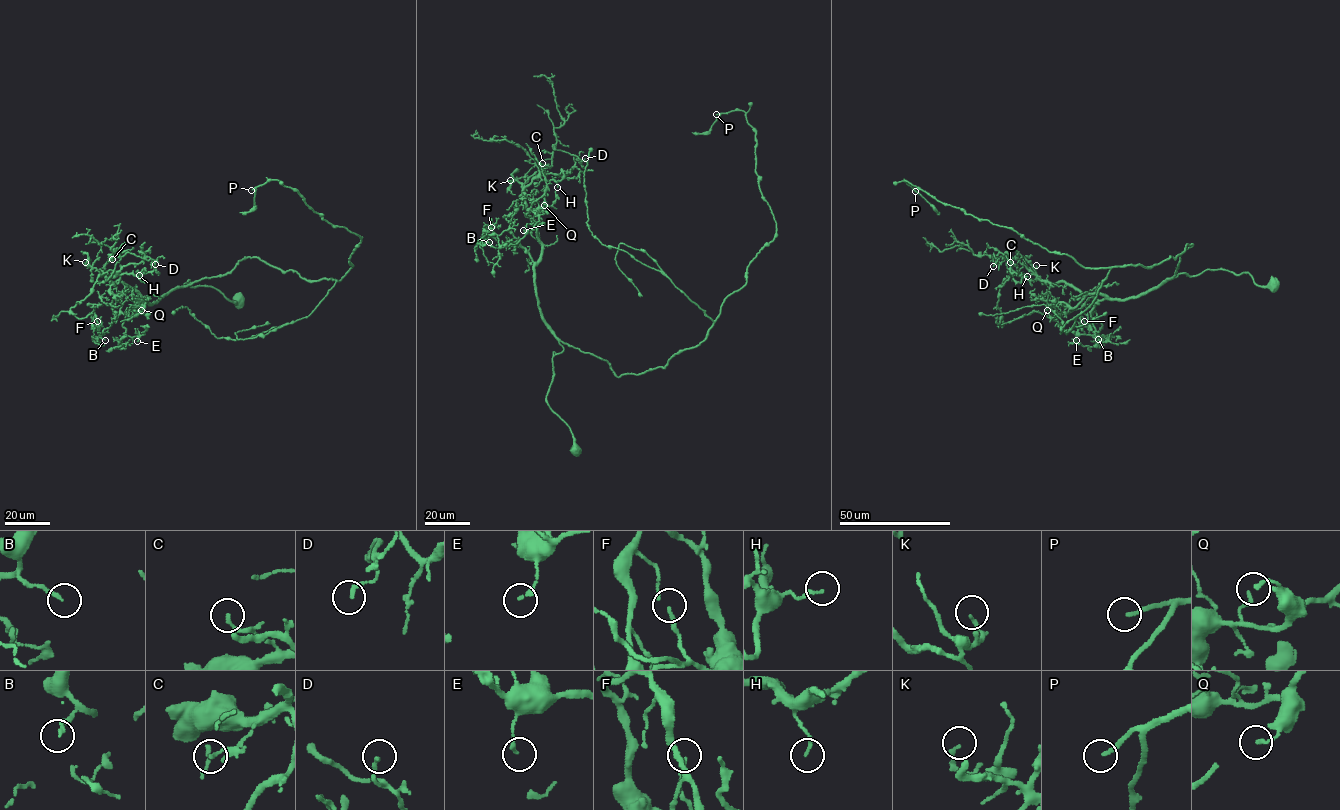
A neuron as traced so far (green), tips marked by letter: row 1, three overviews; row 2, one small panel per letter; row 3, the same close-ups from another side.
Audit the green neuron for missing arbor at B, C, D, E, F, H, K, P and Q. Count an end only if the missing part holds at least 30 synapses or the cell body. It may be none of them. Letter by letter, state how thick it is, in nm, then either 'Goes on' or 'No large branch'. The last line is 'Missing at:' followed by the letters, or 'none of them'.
B: Thickness 140 nm. No large branch
C: Thickness 150 nm. No large branch
D: Thickness 180 nm. No large branch
E: Thickness 150 nm. No large branch
F: Thickness 170 nm. No large branch
H: Thickness 130 nm. No large branch
K: Thickness 160 nm. No large branch
P: Thickness 170 nm. Goes on
Q: Thickness 160 nm. No large branch
Missing at: P

